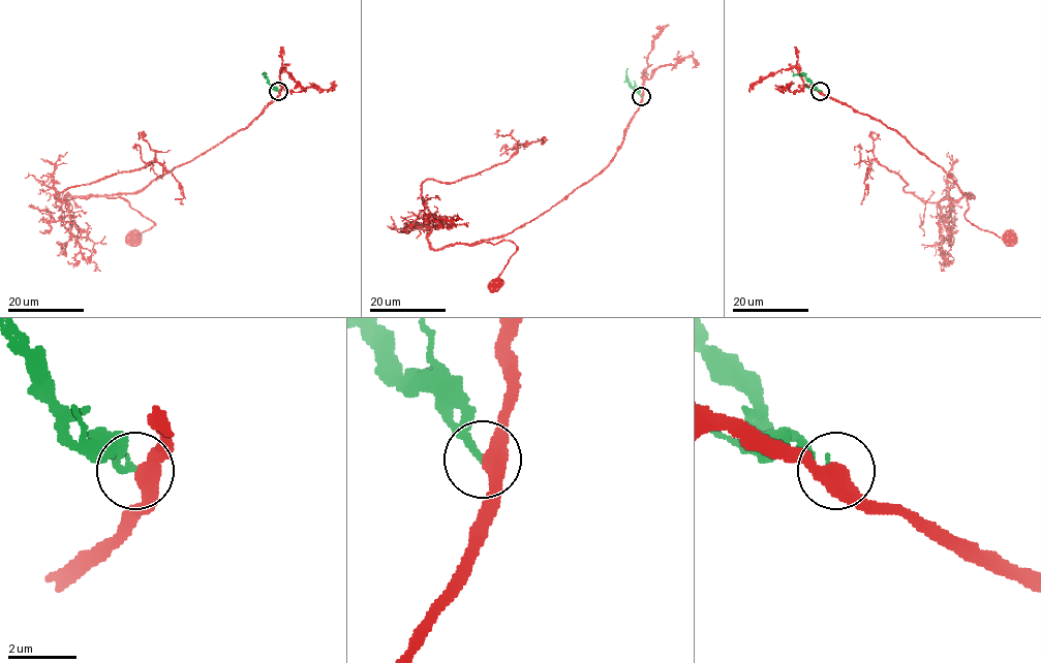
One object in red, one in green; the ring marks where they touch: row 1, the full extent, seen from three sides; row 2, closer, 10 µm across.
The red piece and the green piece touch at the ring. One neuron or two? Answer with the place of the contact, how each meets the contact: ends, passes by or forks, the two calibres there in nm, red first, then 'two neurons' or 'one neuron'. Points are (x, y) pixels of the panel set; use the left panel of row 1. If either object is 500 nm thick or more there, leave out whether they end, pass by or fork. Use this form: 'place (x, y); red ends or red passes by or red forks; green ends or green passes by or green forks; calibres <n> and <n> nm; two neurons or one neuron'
place (278, 91); red passes by; green ends; calibres 440 and 200 nm; two neurons

